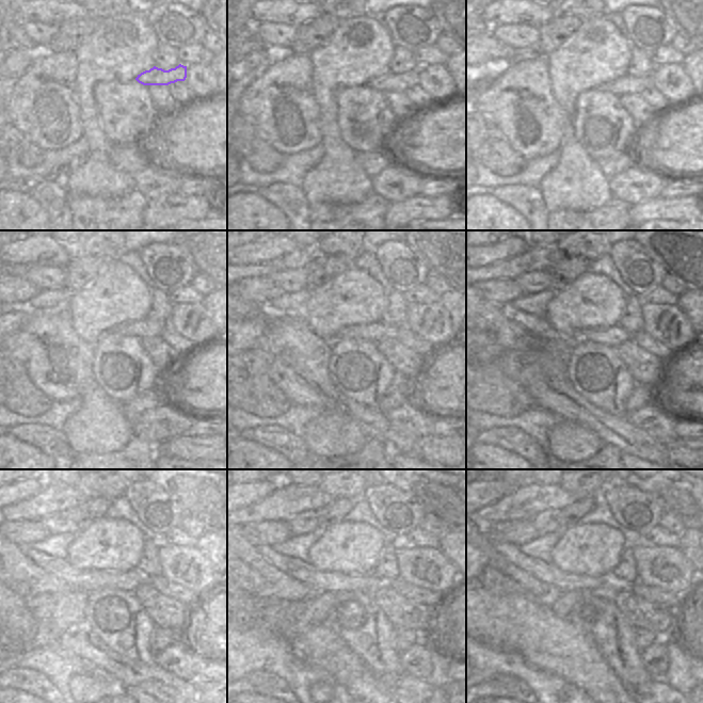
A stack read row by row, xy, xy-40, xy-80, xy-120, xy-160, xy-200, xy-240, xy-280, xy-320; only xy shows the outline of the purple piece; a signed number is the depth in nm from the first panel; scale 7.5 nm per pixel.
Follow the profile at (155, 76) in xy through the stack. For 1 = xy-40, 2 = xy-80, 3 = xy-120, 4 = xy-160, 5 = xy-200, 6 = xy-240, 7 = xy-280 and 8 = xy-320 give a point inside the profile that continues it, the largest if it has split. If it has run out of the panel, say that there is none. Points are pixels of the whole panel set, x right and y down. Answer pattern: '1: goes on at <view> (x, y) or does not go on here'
1: goes on at xy-40 (388, 82)
2: goes on at xy-80 (626, 84)
3: goes on at xy-120 (146, 328)
4: goes on at xy-160 (374, 332)
5: goes on at xy-200 (612, 336)
6: goes on at xy-240 (88, 580)
7: goes on at xy-280 (328, 581)
8: goes on at xy-320 (544, 572)

